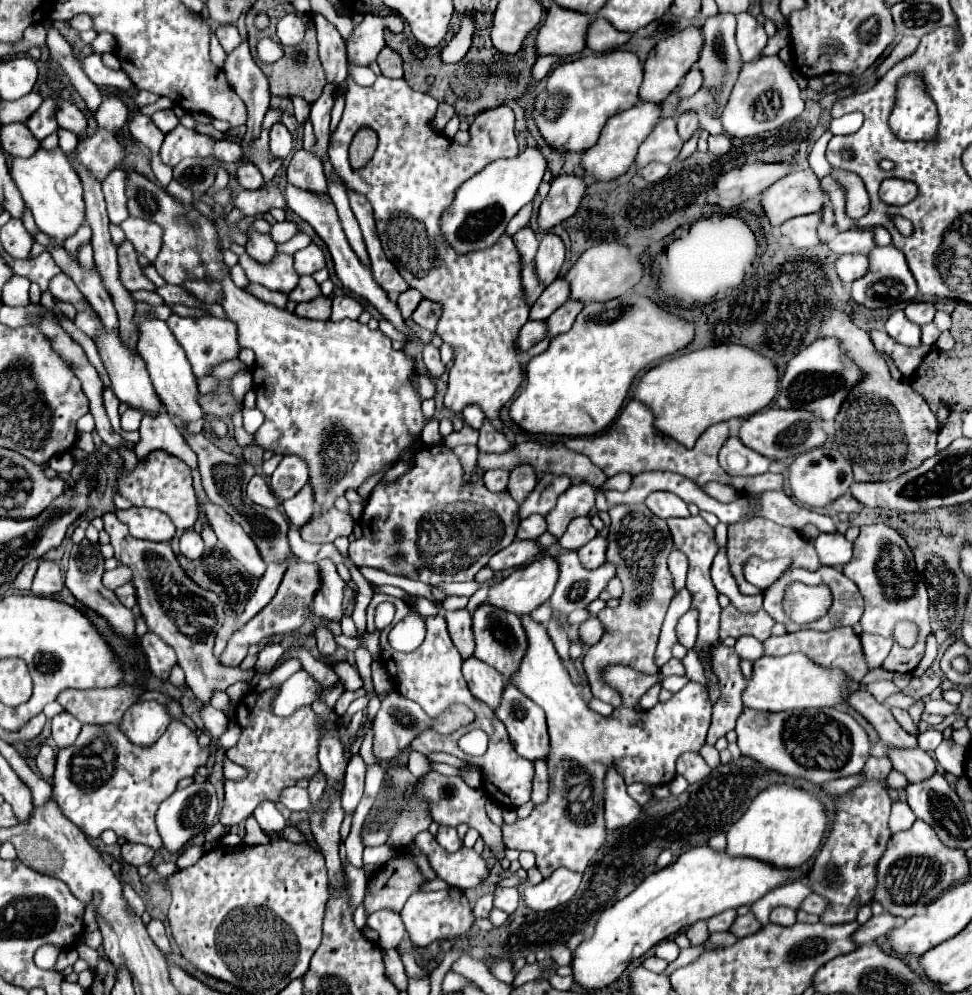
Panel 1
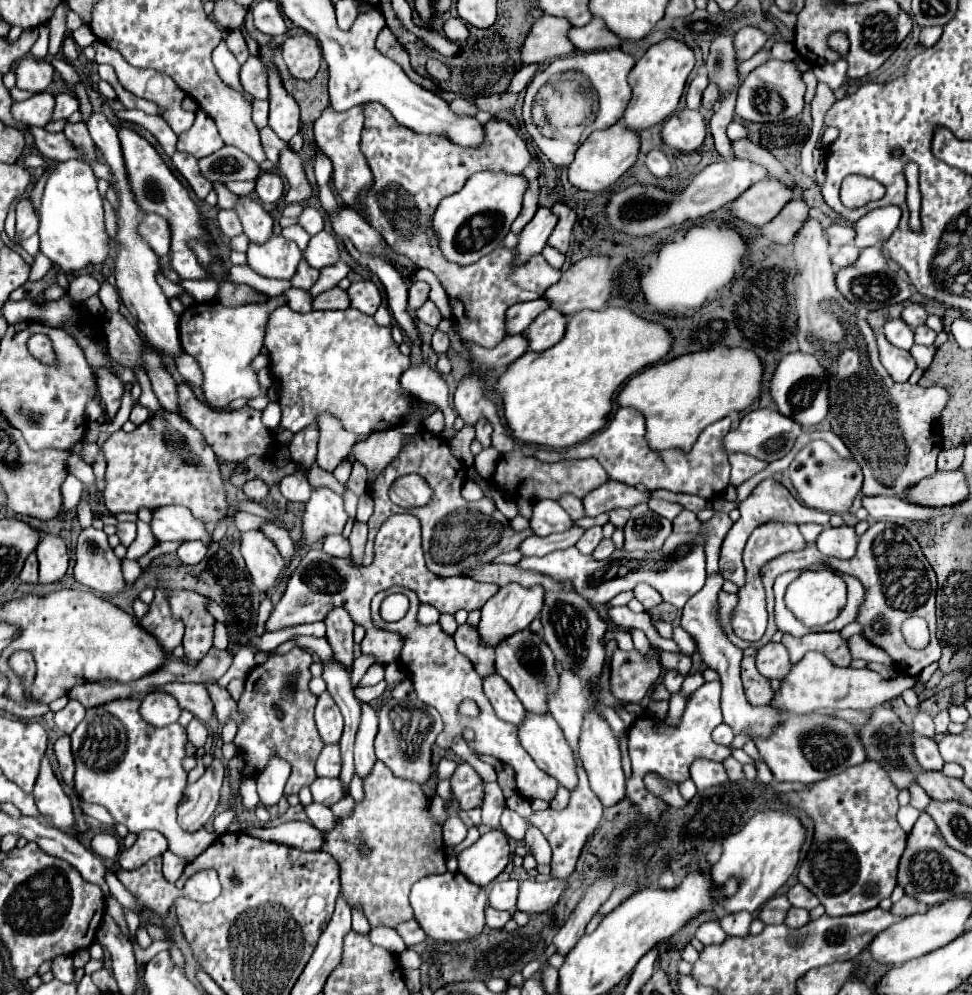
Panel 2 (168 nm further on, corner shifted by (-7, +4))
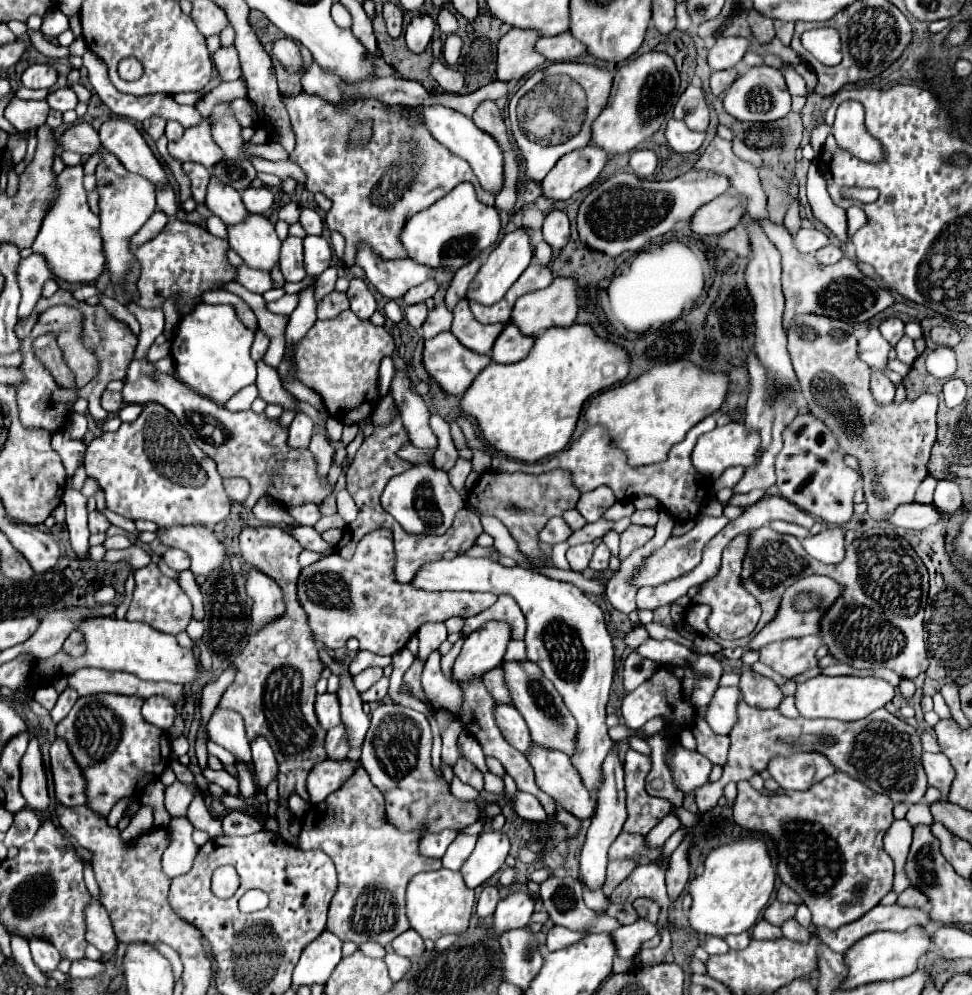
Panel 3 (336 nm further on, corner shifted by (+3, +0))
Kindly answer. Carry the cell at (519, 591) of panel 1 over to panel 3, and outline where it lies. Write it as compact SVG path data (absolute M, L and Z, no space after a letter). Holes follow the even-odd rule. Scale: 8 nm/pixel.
M487 621L481 629L475 629L473 633L469 633L465 637L463 649L453 665L453 675L459 681L465 681L469 675L477 675L481 677L489 667L497 667L503 663L505 651L507 651L507 643L511 641L511 625L505 621Z

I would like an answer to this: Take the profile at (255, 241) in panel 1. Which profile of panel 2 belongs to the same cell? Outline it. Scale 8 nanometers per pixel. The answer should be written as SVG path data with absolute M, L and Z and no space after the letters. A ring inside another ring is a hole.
M241 195L241 197L237 197L237 203L235 203L233 211L237 213L237 217L239 217L241 225L243 225L243 233L253 243L263 243L263 241L267 241L271 237L273 219L263 209L263 205L259 201L255 201L249 195Z

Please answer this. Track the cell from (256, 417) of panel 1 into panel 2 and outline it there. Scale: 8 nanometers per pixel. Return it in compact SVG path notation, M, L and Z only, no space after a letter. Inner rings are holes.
M269 403L267 409L263 411L263 423L269 427L277 427L281 421L281 407L279 403Z

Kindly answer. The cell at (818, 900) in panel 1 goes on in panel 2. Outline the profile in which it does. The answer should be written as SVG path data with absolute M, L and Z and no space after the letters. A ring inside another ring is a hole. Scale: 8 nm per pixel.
M797 883L795 887L791 887L789 893L787 893L787 897L789 897L789 901L791 901L793 907L813 909L813 907L817 907L817 903L819 903L817 897L815 897L809 889L805 889L801 883Z

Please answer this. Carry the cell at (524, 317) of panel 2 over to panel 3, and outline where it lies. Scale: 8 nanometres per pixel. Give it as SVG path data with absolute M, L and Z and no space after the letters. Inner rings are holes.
M461 299L455 307L455 319L451 325L451 333L469 349L477 353L489 353L497 335L503 331L505 323L493 323L493 325L481 325L477 319L473 319L471 309L467 305L467 299Z

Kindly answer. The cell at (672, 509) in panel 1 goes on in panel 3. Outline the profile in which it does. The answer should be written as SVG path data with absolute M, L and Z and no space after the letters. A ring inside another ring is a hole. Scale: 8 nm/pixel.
M657 509L635 511L635 513L631 515L631 523L635 523L635 525L651 525L651 527L655 527L657 519L659 519L659 511L657 511Z

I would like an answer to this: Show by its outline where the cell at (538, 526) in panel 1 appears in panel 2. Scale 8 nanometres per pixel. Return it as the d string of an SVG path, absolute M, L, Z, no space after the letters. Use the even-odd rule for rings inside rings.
M551 499L539 501L533 509L533 517L531 517L531 527L537 535L547 537L551 533L561 533L573 527L573 519L567 515L567 511Z

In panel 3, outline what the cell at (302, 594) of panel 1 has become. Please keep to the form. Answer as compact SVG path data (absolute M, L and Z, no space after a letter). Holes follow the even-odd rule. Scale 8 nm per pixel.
M381 527L359 541L353 559L345 561L339 555L329 555L303 567L297 581L297 599L307 613L307 625L317 643L341 649L349 637L355 637L359 649L377 655L395 655L405 647L409 635L413 635L419 625L427 621L445 621L453 615L465 619L479 615L497 601L497 595L423 591L411 583L399 583L395 579L393 531Z

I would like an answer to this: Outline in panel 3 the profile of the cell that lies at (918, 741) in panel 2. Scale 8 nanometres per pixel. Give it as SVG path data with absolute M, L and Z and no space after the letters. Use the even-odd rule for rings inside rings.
M923 753L921 763L923 763L923 769L927 773L929 785L939 787L943 791L943 797L941 799L947 801L947 793L949 793L953 775L955 775L949 759L945 755L941 755L941 753Z

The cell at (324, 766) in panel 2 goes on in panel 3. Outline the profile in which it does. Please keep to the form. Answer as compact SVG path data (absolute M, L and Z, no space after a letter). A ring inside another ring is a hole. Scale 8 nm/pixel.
M337 725L333 727L333 731L327 731L325 751L327 751L327 759L333 759L333 761L345 759L345 755L349 753L349 745L345 739L345 727Z

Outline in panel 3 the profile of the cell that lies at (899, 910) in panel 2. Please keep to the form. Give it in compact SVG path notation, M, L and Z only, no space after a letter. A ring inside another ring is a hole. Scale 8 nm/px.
M909 887L905 889L899 899L897 899L897 905L899 907L915 907L915 909L927 909L929 907L929 901L925 899L925 895L921 895L917 889Z

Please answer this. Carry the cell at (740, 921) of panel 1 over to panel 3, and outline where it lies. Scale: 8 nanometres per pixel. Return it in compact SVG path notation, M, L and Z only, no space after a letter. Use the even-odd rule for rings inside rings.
M771 901L769 905L767 905L767 909L765 909L765 913L763 913L763 919L765 921L769 921L771 925L777 925L777 927L781 927L781 923L785 921L785 919L791 919L793 915L795 915L795 909L797 909L797 905L793 905L793 903L781 903L781 901Z

